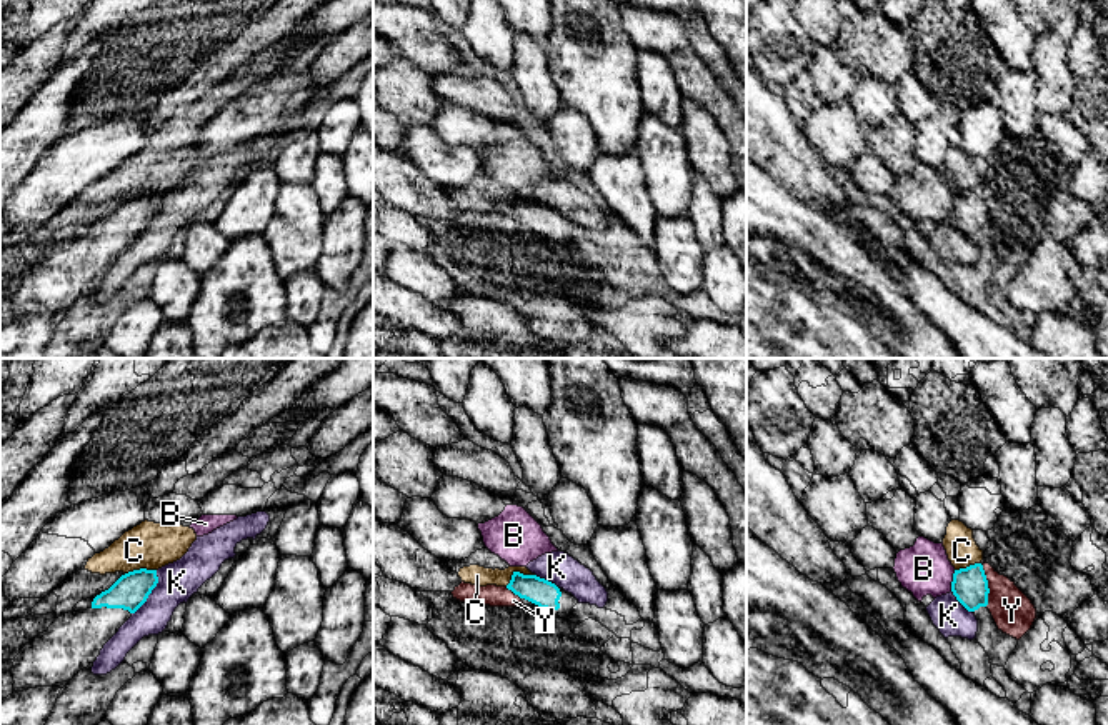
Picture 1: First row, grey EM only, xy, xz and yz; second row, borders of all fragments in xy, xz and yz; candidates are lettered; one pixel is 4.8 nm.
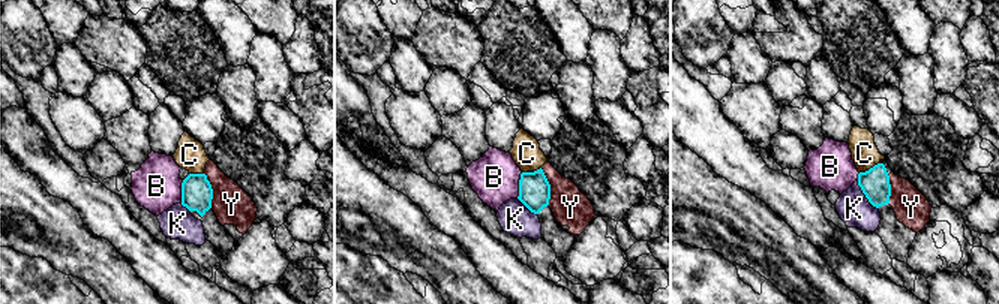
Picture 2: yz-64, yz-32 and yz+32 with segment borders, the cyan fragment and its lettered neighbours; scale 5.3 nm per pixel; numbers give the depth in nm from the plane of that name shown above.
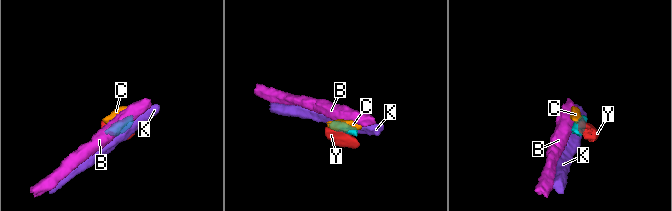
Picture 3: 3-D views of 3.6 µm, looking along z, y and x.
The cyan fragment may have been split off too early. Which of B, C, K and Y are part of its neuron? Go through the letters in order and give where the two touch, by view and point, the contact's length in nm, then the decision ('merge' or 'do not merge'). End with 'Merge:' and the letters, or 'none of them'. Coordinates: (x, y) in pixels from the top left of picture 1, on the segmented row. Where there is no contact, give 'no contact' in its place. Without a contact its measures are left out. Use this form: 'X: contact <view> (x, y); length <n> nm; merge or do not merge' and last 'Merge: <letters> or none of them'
B: contact yz (953, 580); length 110 nm; do not merge
C: contact xz (517, 572); length 160 nm; do not merge
K: contact xy (150, 592); length 240 nm; do not merge
Y: contact yz (987, 585); length 200 nm; do not merge
Merge: none of them

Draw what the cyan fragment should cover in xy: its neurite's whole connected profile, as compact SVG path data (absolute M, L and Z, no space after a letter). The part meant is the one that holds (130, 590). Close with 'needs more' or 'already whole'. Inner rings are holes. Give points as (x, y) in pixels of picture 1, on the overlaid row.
M133 570L97 595L92 607L68 612L37 635L15 657L13 692L35 687L63 688L97 660L103 645L147 602L157 587L157 570Z; needs more

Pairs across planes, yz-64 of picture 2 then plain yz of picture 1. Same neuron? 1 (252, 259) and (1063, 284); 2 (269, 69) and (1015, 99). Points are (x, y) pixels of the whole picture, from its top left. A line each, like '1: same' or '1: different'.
1: same
2: different

